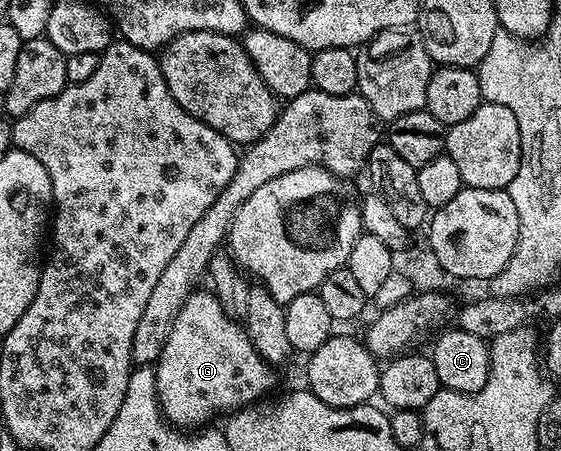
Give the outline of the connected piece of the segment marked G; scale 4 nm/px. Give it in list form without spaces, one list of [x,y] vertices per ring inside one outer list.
[[[197,289],[179,309],[153,376],[161,414],[170,424],[178,429],[201,429],[220,411],[239,411],[268,396],[265,394],[273,387],[273,371],[251,345],[244,326],[223,313],[223,305],[212,290]]]

